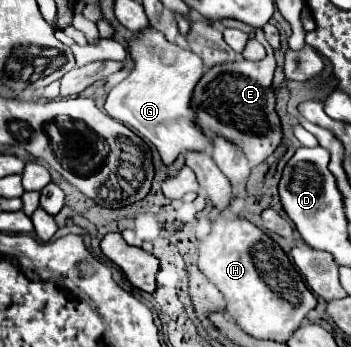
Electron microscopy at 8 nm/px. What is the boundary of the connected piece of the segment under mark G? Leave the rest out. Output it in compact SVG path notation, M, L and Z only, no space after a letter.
M156 29L134 35L128 51L136 65L128 79L108 93L104 103L106 113L150 139L164 165L172 165L178 155L186 155L188 151L208 151L212 139L200 127L194 109L190 109L194 89L206 73L202 59L176 43L168 43Z

